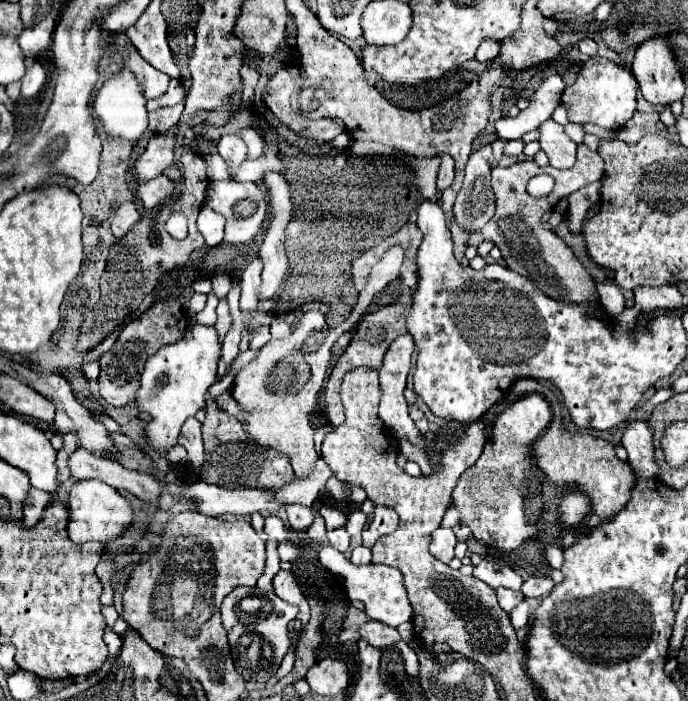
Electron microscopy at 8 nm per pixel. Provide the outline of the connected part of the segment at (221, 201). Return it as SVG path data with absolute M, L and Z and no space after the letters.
M212 181L206 189L204 205L212 211L226 217L226 235L224 241L232 245L248 243L252 241L258 231L262 229L262 223L266 219L268 211L268 197L256 183L236 183L236 181Z

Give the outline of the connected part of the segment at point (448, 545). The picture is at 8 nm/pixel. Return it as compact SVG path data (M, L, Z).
M438 527L432 533L432 543L430 543L430 553L440 559L442 563L450 563L450 559L454 557L454 547L456 547L456 535L452 533L452 529L442 529Z

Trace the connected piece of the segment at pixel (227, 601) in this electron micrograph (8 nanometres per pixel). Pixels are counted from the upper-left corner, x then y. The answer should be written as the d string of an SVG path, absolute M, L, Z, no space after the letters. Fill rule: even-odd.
M236 587L230 595L224 597L220 613L222 613L222 625L228 633L230 653L234 659L236 669L240 669L240 675L244 681L258 681L266 683L280 667L282 657L288 651L288 623L296 617L296 607L284 603L276 597L274 591L260 593L256 587ZM252 599L256 601L256 609L248 611L244 607L244 601Z

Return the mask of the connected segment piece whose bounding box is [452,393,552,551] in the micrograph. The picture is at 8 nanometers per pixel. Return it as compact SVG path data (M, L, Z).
M532 393L518 399L494 421L490 445L476 465L460 475L460 481L452 489L452 505L460 513L460 525L468 525L478 541L502 551L514 551L524 541L534 539L534 527L524 517L522 491L532 487L530 479L536 473L530 461L530 445L546 429L550 419L552 411L542 395Z

